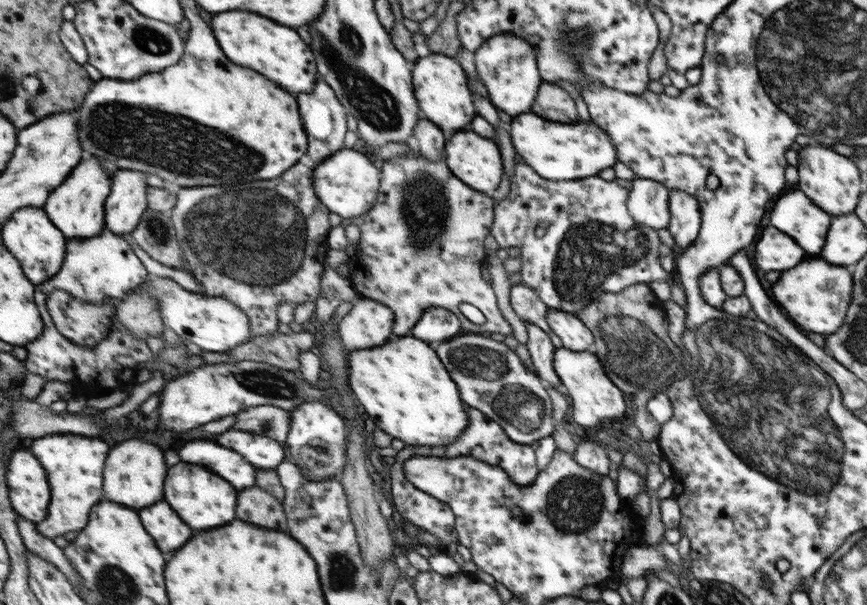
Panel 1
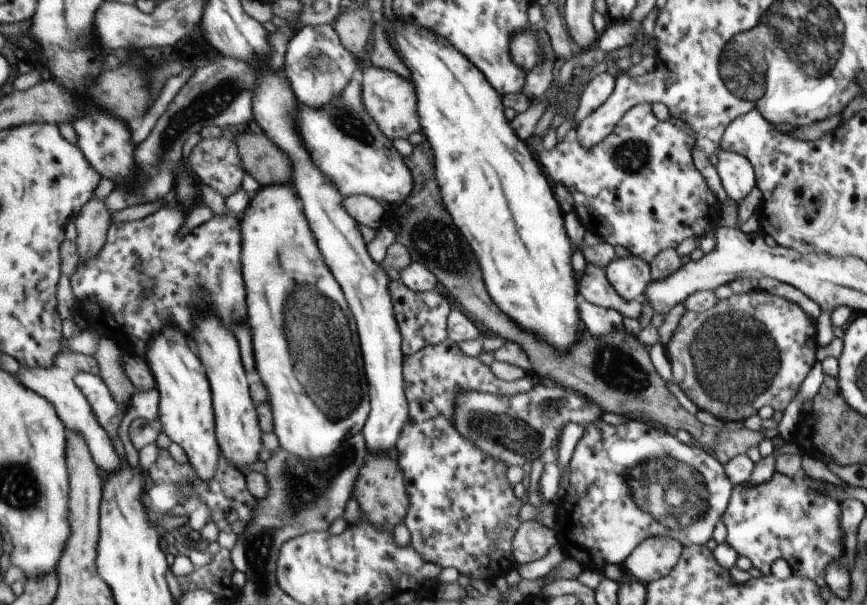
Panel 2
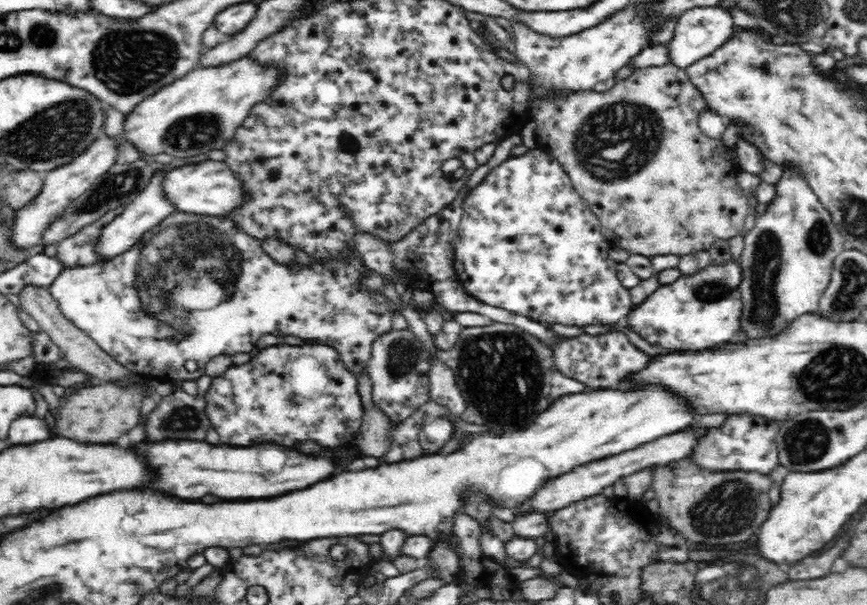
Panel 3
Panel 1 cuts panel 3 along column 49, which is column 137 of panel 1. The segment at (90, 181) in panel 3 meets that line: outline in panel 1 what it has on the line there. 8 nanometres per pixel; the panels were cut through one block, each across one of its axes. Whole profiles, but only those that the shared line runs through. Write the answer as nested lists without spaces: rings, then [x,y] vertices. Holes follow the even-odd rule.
[[[119,170],[113,180],[113,192],[105,204],[107,230],[117,236],[133,236],[149,210],[149,186],[143,172]]]

